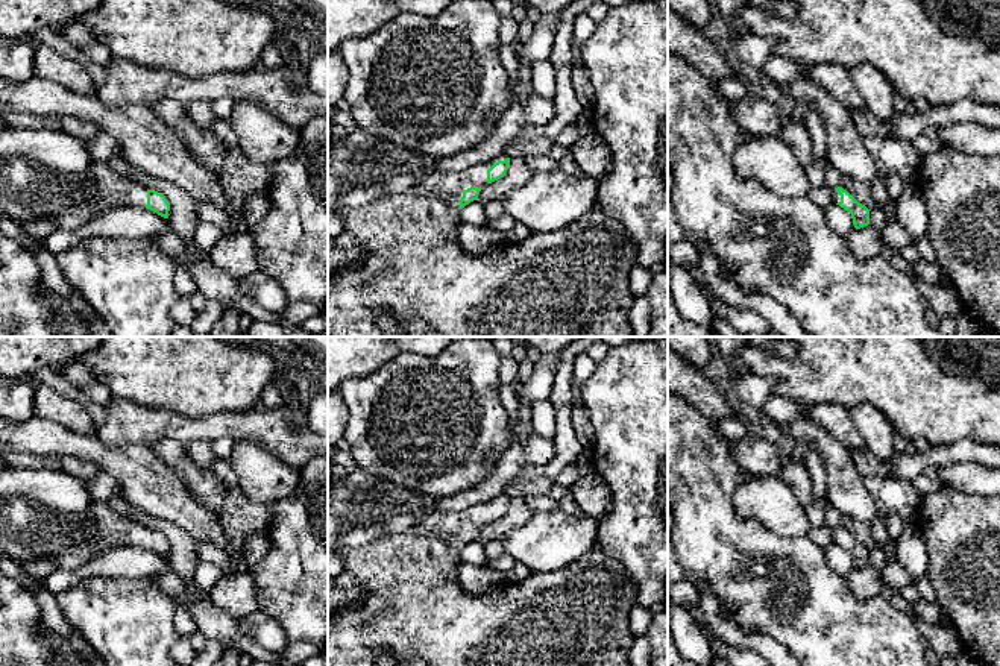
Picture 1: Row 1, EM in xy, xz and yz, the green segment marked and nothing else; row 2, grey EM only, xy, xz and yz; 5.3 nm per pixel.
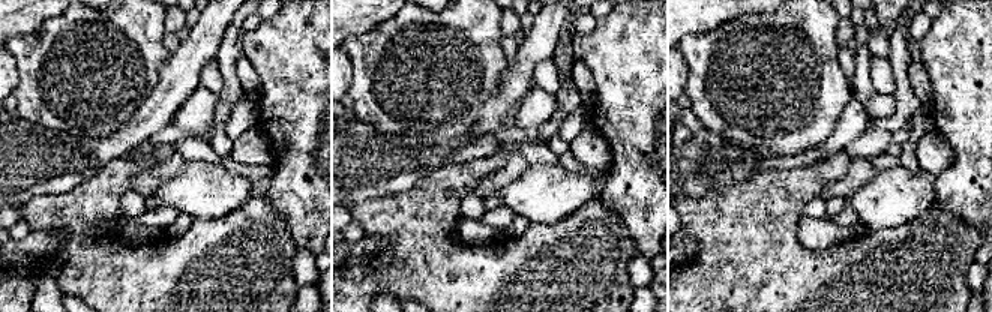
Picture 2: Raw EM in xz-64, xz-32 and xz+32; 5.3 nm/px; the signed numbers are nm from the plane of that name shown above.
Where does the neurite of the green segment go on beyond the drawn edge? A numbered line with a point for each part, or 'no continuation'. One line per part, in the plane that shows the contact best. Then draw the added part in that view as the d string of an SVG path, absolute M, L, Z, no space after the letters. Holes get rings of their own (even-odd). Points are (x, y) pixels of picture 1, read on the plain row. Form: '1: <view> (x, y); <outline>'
1: xz (577, 616); M502 493L489 502L473 505L463 511L428 513L416 525L401 534L382 536L357 548L338 548L335 552L344 564L344 570L355 576L357 586L363 587L366 595L357 608L349 608L344 613L328 613L328 666L379 666L376 657L381 649L390 651L401 666L404 666L404 660L408 654L425 660L428 666L630 666L628 652L634 642L634 634L630 630L628 617L637 604L637 581L628 573L622 563L605 555L598 546L560 570L530 572L525 580L508 583L484 595L470 595L460 587L458 566L461 563L460 540L463 531L470 526L484 526L487 523L487 510L495 502L507 498L508 496Z

